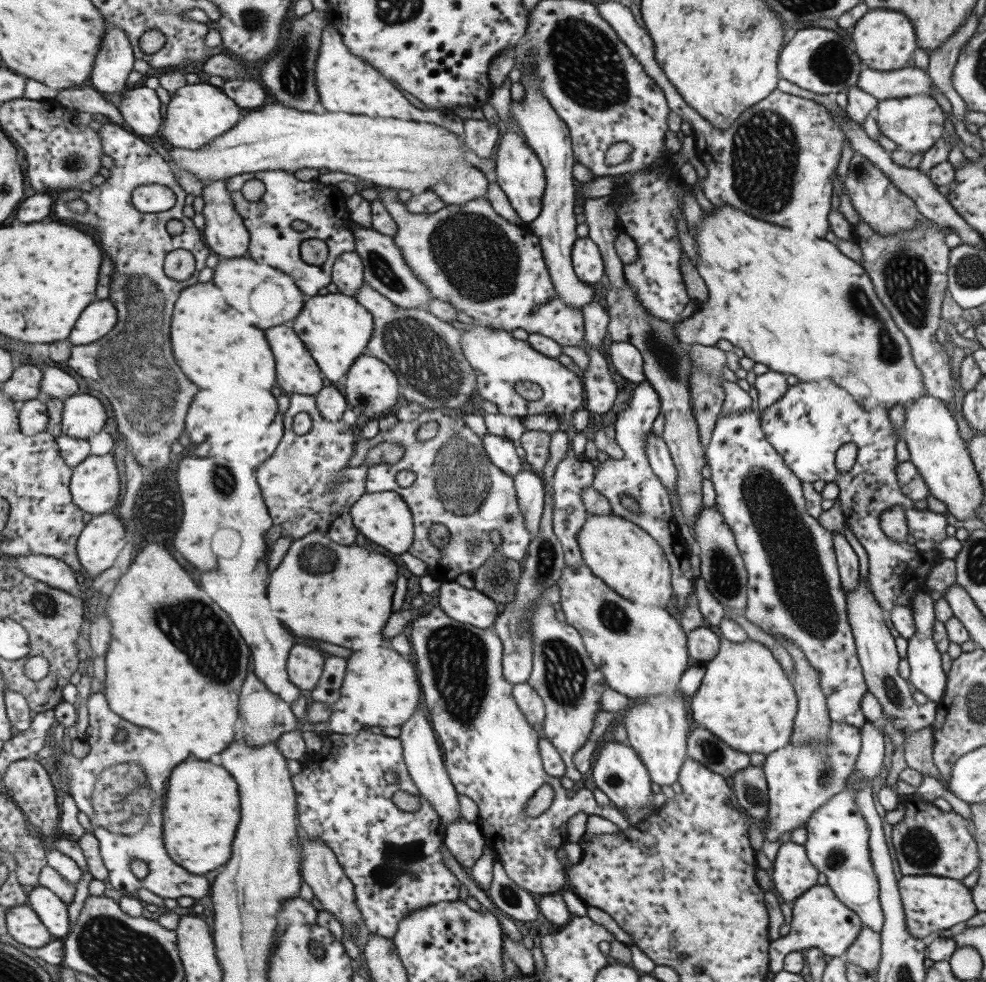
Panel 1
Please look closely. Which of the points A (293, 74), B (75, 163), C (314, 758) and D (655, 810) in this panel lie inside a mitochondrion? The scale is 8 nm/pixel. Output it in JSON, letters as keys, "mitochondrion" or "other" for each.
{"A":"mitochondrion","B":"mitochondrion","C":"other","D":"other"}

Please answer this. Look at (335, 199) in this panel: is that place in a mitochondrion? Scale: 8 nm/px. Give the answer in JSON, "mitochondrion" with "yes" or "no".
{"mitochondrion":"no"}

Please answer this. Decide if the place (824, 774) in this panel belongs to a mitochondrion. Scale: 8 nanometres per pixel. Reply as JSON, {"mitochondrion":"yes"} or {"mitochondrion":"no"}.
{"mitochondrion":"yes"}

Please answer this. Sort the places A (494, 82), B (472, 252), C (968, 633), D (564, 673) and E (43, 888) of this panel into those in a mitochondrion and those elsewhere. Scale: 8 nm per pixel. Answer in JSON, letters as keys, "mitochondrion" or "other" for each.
{"A":"other","B":"mitochondrion","C":"other","D":"mitochondrion","E":"other"}

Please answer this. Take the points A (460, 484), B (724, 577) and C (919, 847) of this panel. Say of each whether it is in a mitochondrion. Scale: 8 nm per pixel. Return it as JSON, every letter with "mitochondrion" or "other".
{"A":"mitochondrion","B":"mitochondrion","C":"mitochondrion"}

